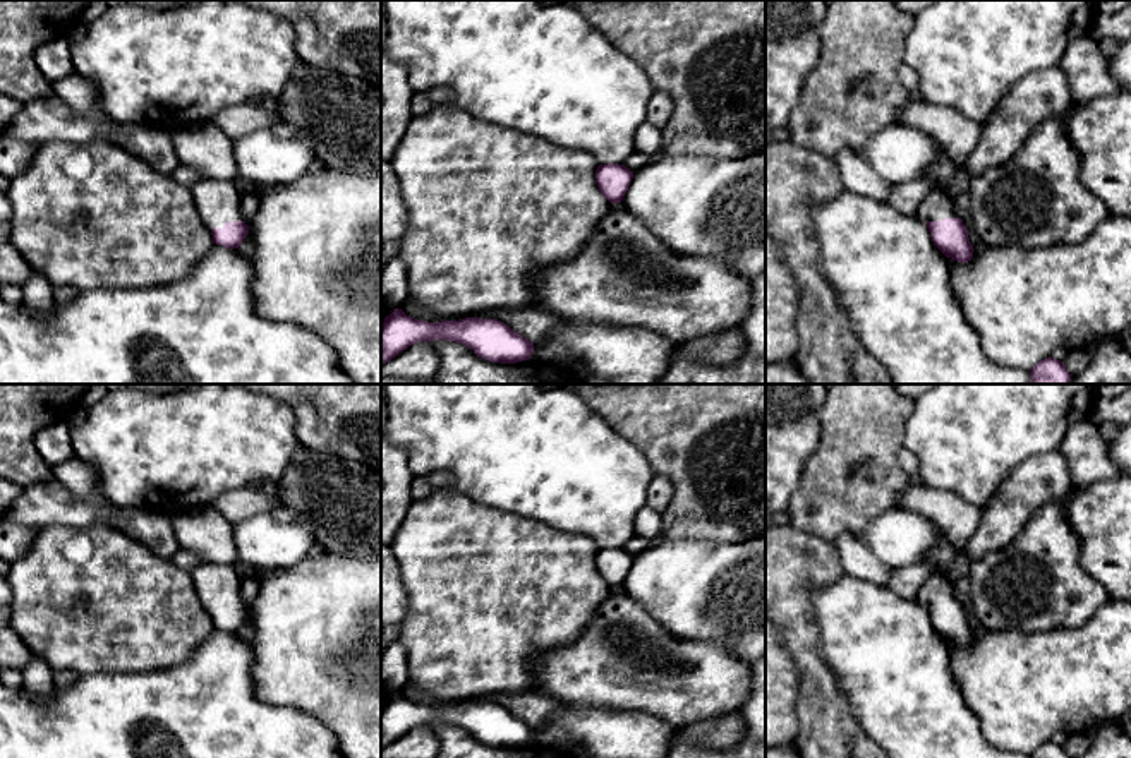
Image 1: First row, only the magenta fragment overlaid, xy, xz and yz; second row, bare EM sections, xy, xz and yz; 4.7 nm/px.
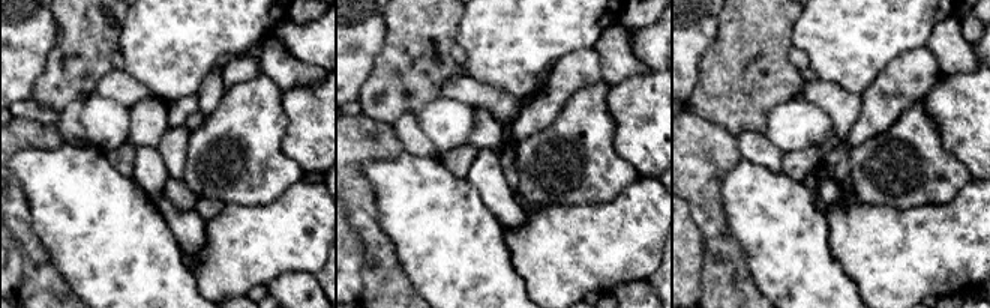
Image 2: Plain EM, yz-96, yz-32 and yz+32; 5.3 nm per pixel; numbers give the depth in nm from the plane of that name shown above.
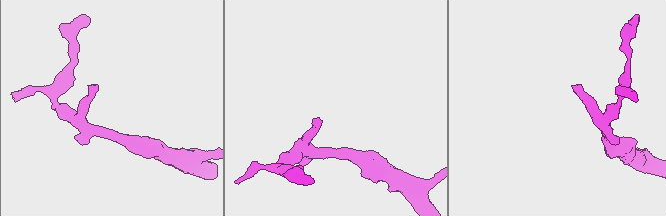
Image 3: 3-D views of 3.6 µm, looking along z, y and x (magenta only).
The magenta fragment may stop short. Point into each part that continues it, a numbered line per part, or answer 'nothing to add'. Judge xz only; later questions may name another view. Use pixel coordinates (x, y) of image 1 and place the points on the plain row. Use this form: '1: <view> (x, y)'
nothing to add

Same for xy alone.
1: xy (218, 585)

